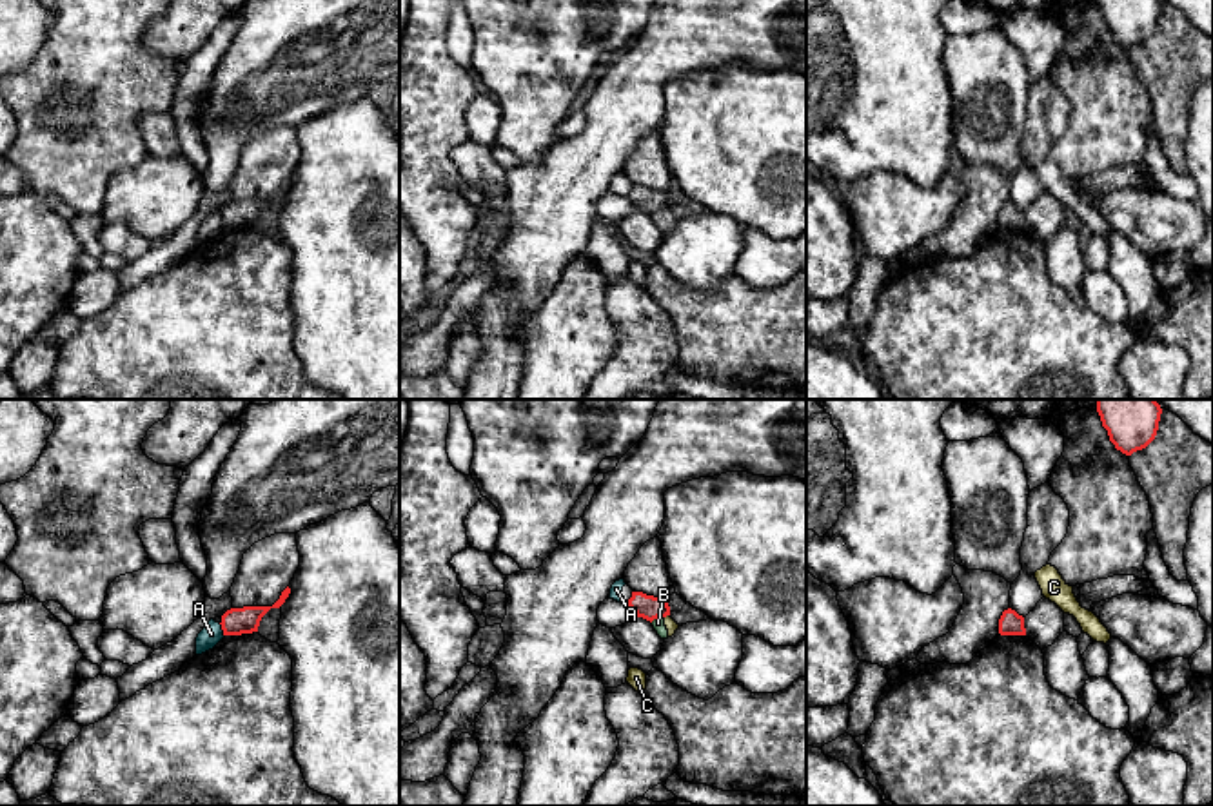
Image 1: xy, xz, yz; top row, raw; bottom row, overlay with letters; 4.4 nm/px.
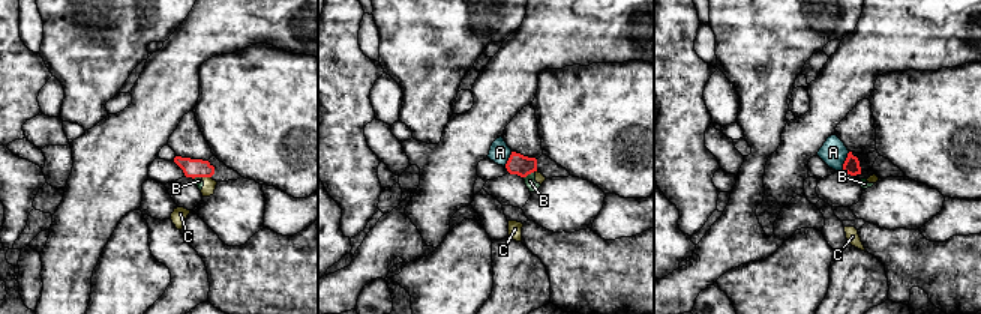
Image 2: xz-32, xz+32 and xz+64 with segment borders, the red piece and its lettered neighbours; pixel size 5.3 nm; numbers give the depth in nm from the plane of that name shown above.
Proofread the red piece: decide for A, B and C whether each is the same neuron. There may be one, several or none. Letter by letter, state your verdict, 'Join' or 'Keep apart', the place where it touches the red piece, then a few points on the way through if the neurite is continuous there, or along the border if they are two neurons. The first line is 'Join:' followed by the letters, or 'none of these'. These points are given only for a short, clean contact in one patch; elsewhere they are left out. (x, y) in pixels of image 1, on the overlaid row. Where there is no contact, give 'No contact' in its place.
Join: none of these
A: Keep apart. Touches red at xy (222, 629). Boundary: xy (218, 623), (224, 636)
B: Keep apart. Touches red at xz (656, 618). Boundary: xz (663, 616), (650, 621)
C: Keep apart. Touches red at xz (667, 614). Boundary: xz (669, 614), (665, 618)

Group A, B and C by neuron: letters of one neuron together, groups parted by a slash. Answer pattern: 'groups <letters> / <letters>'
groups A B C

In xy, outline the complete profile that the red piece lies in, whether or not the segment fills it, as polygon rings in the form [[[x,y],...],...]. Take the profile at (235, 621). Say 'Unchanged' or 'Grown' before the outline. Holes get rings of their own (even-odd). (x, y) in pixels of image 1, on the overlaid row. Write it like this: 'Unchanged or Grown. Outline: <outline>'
Unchanged. Outline: [[[287,586],[272,606],[243,606],[243,608],[227,610],[222,615],[222,623],[220,623],[223,635],[242,635],[242,634],[258,632],[261,617],[271,608],[280,608],[289,597],[289,594],[291,594],[291,588]]]

